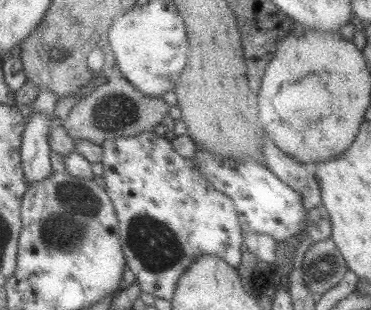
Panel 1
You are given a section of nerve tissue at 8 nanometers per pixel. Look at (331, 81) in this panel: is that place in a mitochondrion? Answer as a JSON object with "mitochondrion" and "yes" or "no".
{"mitochondrion":"no"}

